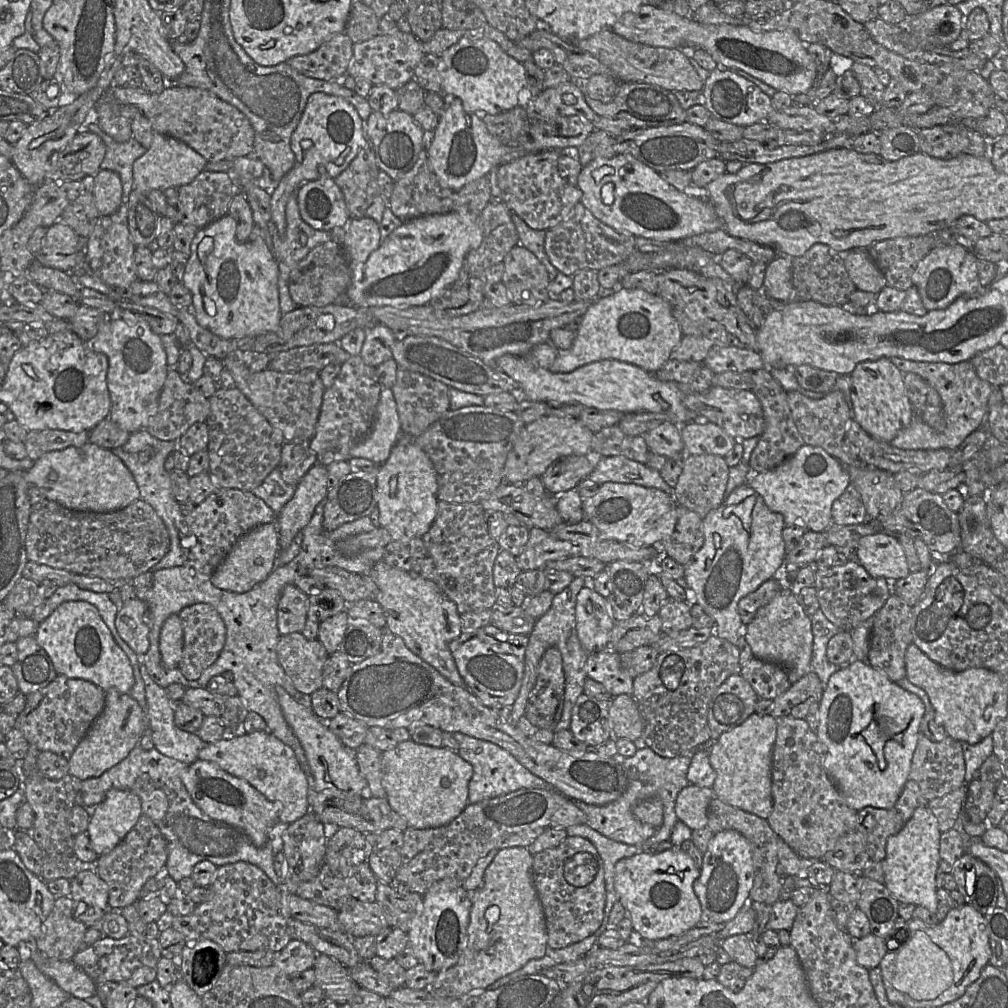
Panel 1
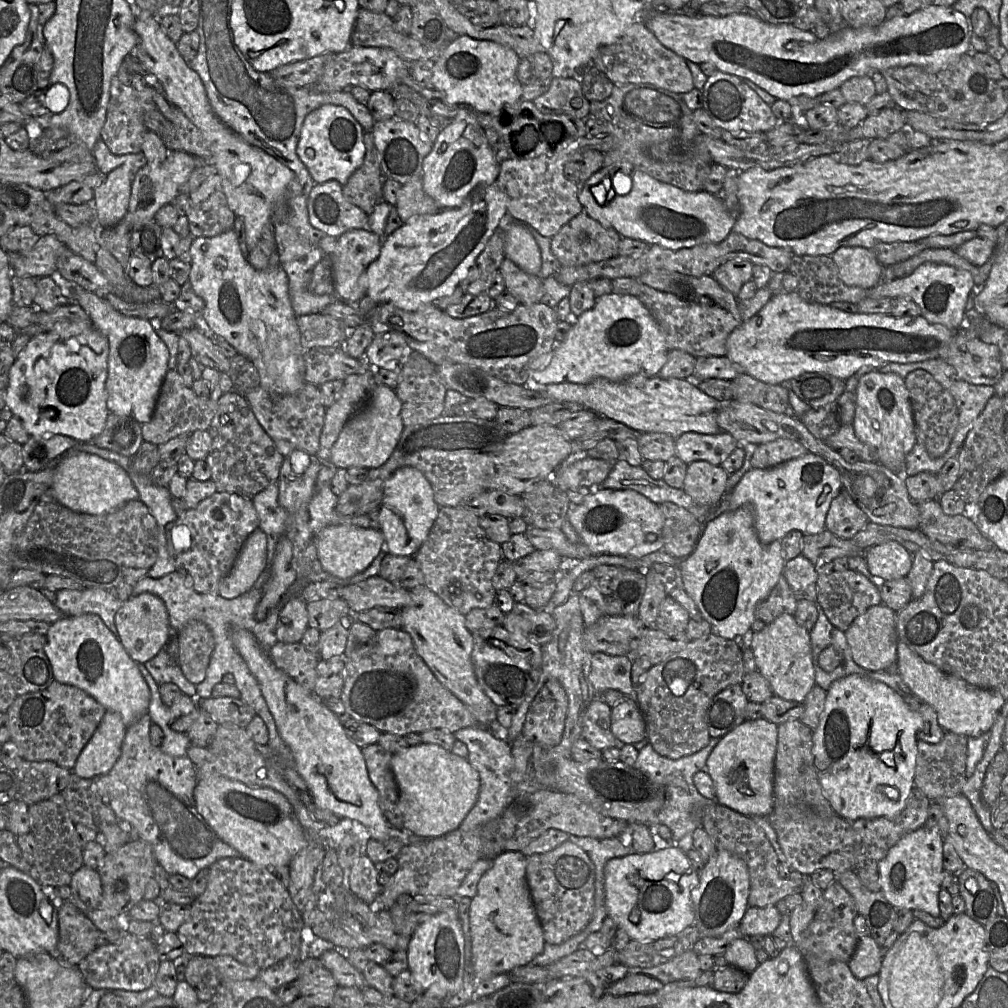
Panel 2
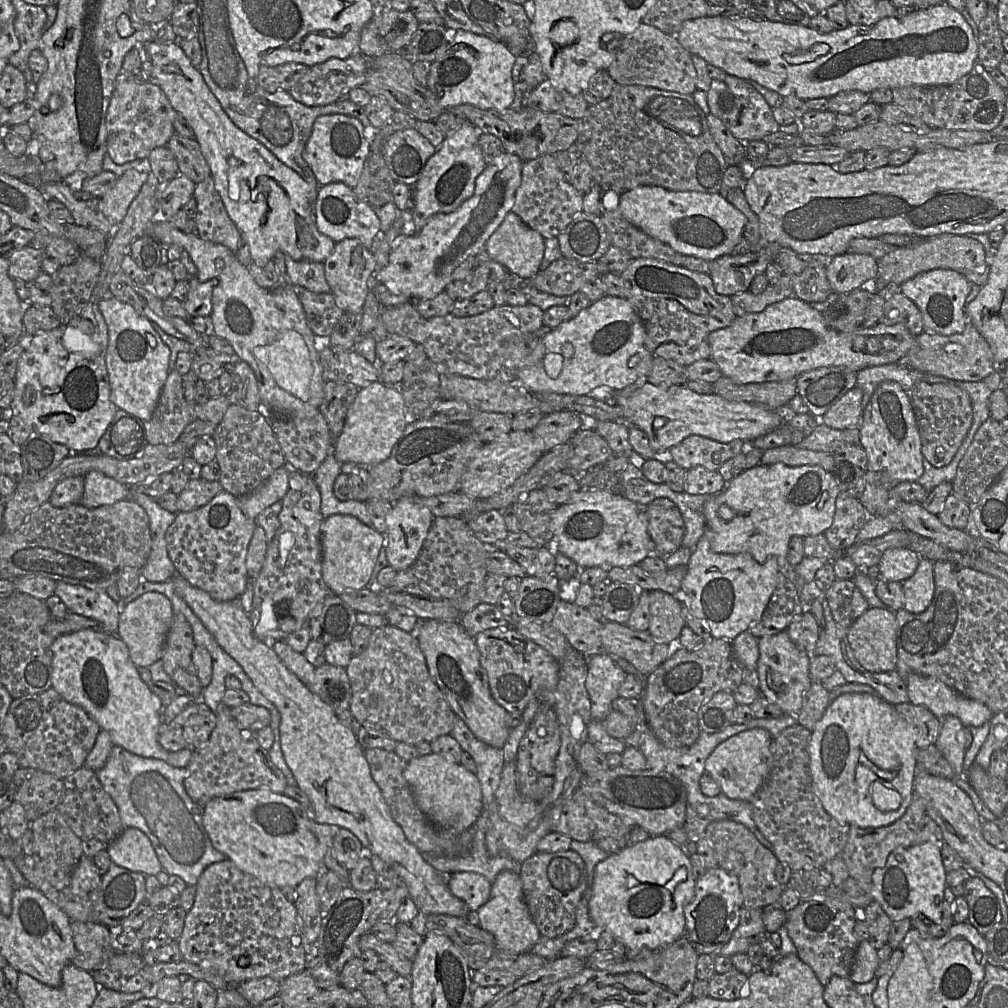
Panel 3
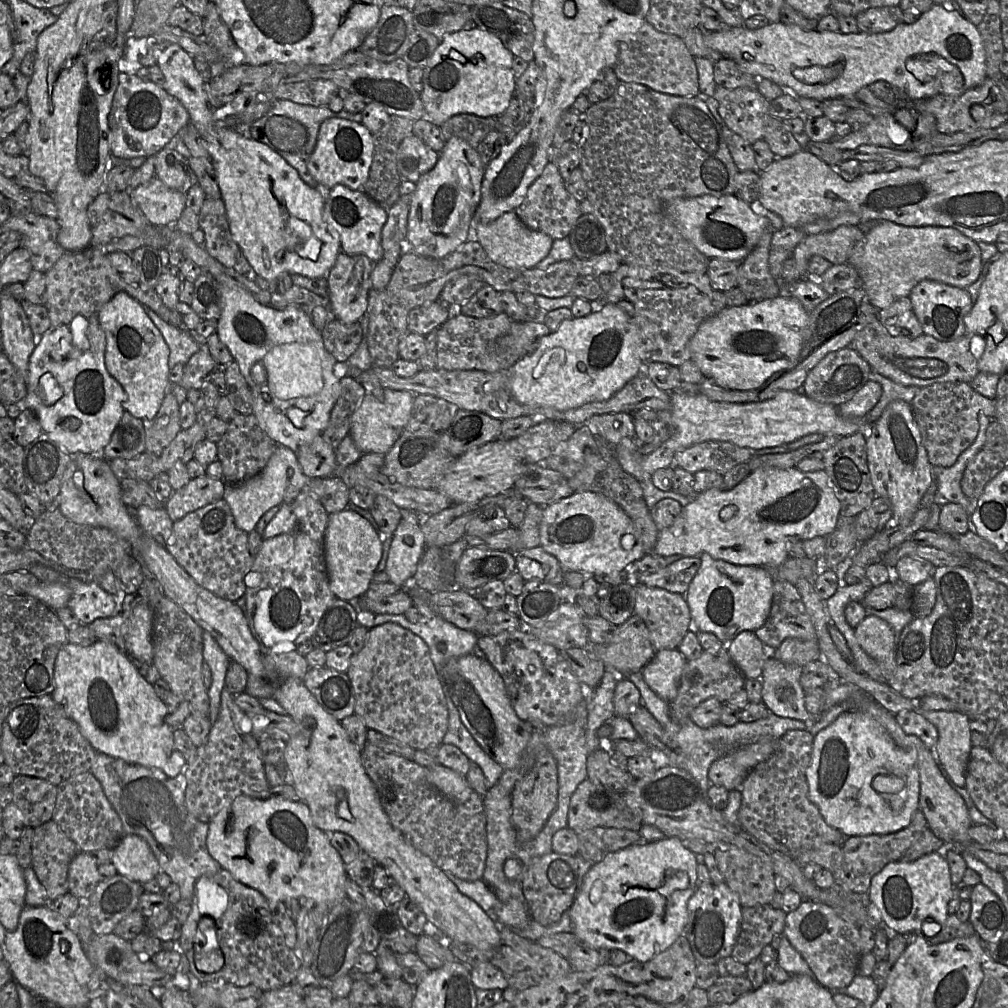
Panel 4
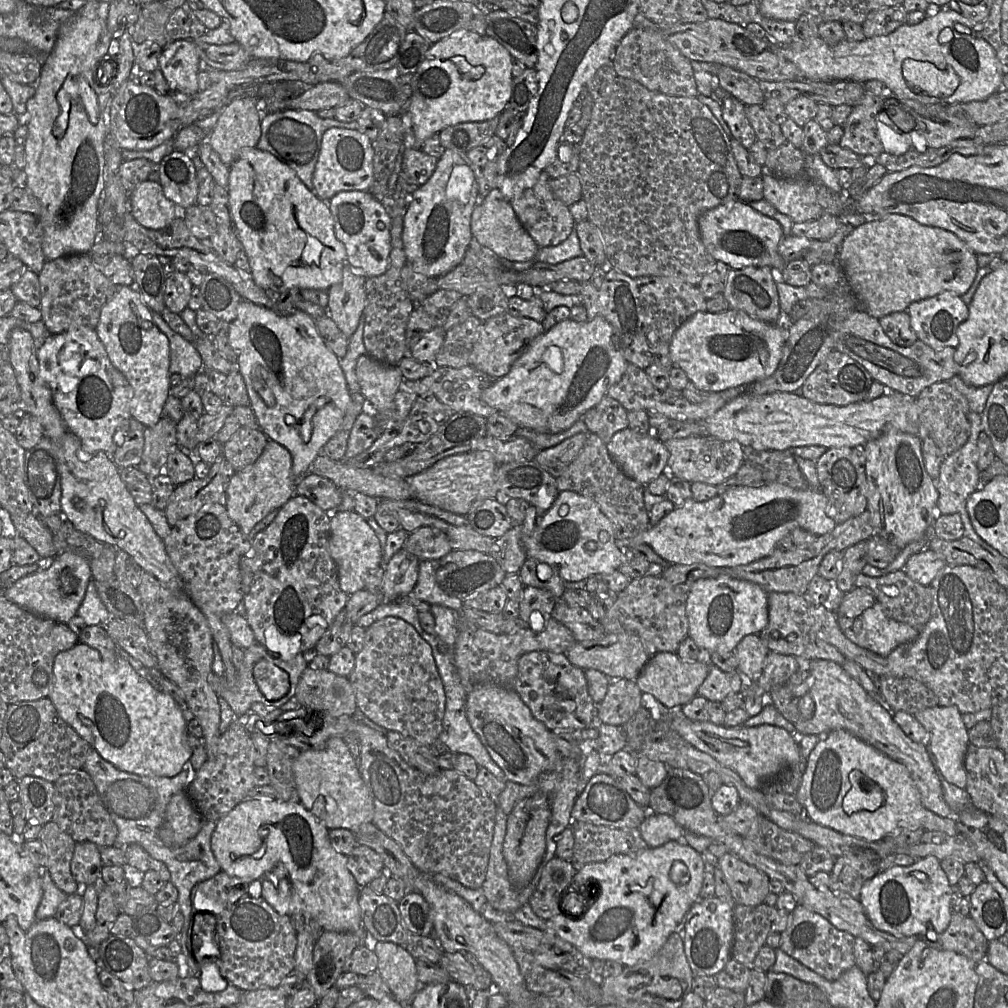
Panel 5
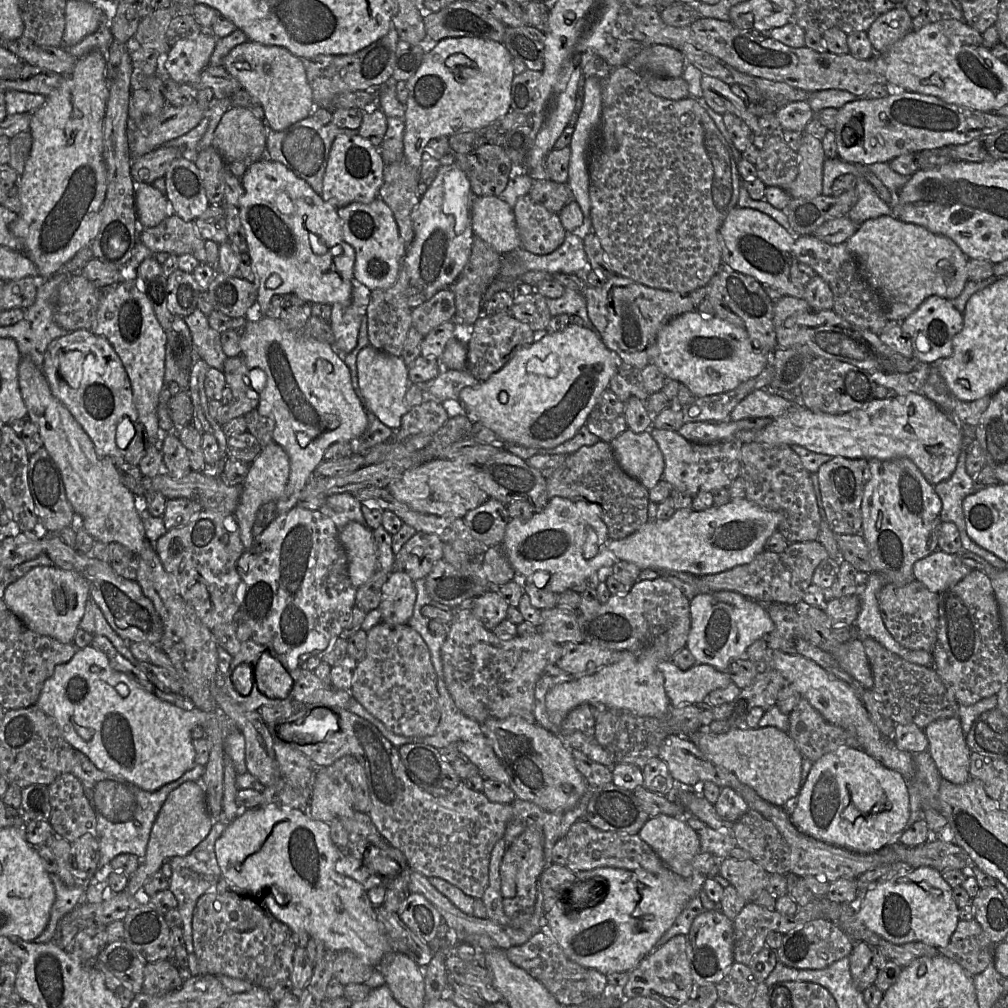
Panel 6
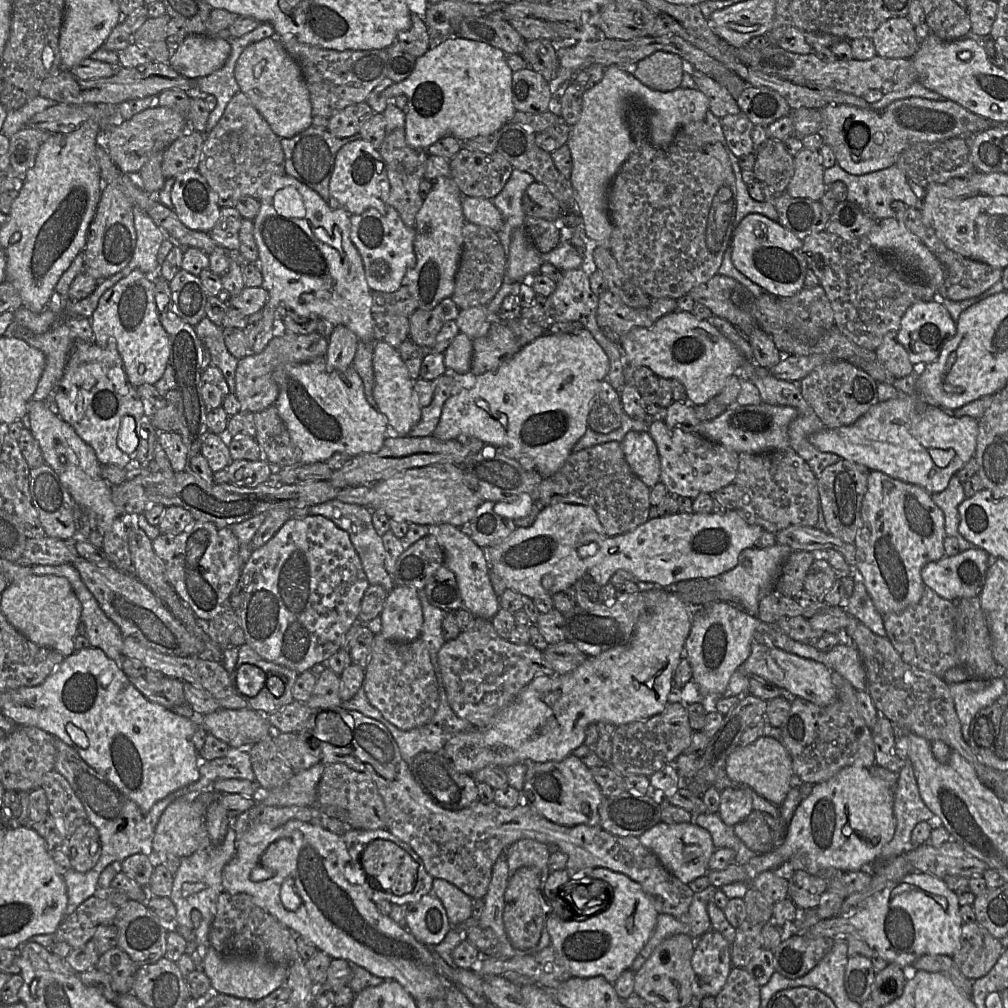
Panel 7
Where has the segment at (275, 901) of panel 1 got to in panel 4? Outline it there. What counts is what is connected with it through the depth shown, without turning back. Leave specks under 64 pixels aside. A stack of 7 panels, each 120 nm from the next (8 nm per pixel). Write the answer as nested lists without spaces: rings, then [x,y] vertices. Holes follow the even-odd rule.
[[[226,869],[215,875],[201,877],[195,884],[192,908],[178,941],[180,953],[188,963],[188,971],[202,984],[219,989],[226,984],[237,987],[254,985],[267,991],[293,983],[301,968],[296,955],[297,929],[285,903],[269,901],[259,891],[237,881]],[[203,916],[215,923],[217,943],[224,956],[221,970],[206,973],[198,970],[195,963],[195,945],[199,921]]]

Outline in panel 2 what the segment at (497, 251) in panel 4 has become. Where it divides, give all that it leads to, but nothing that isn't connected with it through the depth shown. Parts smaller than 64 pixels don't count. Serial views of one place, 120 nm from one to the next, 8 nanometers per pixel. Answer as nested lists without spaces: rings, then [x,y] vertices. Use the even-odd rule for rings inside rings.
[[[514,223],[502,230],[505,258],[510,259],[525,272],[540,276],[541,251],[529,227],[523,223]]]

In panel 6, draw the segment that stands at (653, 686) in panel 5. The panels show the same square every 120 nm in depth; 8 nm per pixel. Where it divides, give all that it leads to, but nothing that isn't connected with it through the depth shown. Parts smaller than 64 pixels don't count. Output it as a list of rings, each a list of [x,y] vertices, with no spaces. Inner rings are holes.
[[[672,660],[662,661],[658,669],[664,677],[664,689],[672,706],[698,704],[716,689],[727,687],[732,681],[726,672],[721,672],[711,665],[696,663],[688,670],[681,670]]]

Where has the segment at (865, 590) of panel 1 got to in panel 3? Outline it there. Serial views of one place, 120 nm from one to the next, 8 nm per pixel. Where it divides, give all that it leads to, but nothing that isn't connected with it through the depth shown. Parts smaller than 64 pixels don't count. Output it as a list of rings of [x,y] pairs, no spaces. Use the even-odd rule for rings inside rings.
[[[835,579],[824,593],[834,620],[845,629],[869,608],[852,579]]]

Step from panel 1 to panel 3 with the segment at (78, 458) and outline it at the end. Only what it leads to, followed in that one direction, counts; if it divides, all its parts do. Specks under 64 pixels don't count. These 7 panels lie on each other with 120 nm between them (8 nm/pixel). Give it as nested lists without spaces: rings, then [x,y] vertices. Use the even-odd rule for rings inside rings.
[[[90,471],[84,476],[84,493],[80,504],[87,508],[113,505],[130,498],[130,492],[131,487],[99,471]]]

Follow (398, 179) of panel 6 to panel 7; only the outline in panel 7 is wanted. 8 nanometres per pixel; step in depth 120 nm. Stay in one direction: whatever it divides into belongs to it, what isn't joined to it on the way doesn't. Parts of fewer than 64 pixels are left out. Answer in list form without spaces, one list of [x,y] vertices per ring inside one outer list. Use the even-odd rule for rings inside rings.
[[[398,128],[388,134],[379,149],[385,160],[390,182],[388,204],[394,207],[407,227],[416,227],[416,215],[424,200],[420,194],[420,184],[425,179],[428,152],[411,148],[406,141],[405,128]]]

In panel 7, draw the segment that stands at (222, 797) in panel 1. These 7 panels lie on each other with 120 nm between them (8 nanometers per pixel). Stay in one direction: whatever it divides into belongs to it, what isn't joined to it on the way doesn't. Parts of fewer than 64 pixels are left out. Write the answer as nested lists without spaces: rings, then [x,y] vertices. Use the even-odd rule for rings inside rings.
[[[290,820],[277,828],[259,825],[236,840],[235,854],[222,872],[222,885],[224,891],[230,894],[249,895],[254,903],[266,909],[283,926],[332,959],[355,963],[384,980],[393,979],[415,1000],[445,998],[449,985],[452,984],[440,976],[434,967],[433,952],[430,948],[434,946],[418,942],[405,925],[381,914],[362,886],[348,882],[344,869],[349,861],[350,855],[342,836],[321,826],[299,820]],[[288,878],[293,880],[302,901],[296,911],[287,910],[280,899],[281,885]]]

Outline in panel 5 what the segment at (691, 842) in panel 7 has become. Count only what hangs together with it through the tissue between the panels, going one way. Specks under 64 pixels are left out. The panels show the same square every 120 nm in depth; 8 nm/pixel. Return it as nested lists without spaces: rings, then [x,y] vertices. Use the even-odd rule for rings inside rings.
[[[648,813],[639,826],[648,847],[656,848],[669,841],[683,841],[685,830],[667,814]]]

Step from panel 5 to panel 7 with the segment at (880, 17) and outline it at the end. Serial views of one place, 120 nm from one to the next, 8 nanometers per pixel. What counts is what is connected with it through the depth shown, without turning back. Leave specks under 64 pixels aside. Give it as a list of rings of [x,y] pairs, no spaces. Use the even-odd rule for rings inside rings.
[[[906,17],[883,22],[872,37],[876,55],[884,58],[910,58],[918,49],[914,26]]]

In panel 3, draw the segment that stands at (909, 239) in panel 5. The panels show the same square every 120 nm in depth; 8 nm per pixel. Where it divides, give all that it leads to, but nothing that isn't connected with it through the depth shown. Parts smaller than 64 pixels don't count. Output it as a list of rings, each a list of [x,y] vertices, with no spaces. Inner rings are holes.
[[[942,234],[920,239],[912,245],[896,248],[893,252],[878,259],[878,279],[890,289],[897,288],[903,282],[916,275],[933,269],[951,269],[962,274],[974,271],[986,264],[986,252],[983,245],[974,238],[955,234]]]

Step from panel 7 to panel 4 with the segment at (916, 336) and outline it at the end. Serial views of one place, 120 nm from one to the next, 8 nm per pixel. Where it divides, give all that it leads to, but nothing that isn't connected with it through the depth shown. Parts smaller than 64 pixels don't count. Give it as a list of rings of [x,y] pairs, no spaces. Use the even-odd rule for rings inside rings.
[[[923,280],[911,290],[908,297],[922,326],[923,334],[939,341],[955,340],[966,334],[964,317],[973,307],[970,294],[966,289],[933,280]]]

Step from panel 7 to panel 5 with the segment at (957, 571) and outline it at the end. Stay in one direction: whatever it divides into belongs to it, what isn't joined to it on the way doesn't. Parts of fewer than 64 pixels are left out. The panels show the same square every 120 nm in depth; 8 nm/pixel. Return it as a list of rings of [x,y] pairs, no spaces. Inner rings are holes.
[[[924,549],[909,557],[904,572],[923,586],[930,586],[938,572],[947,565],[945,560],[930,549]]]

